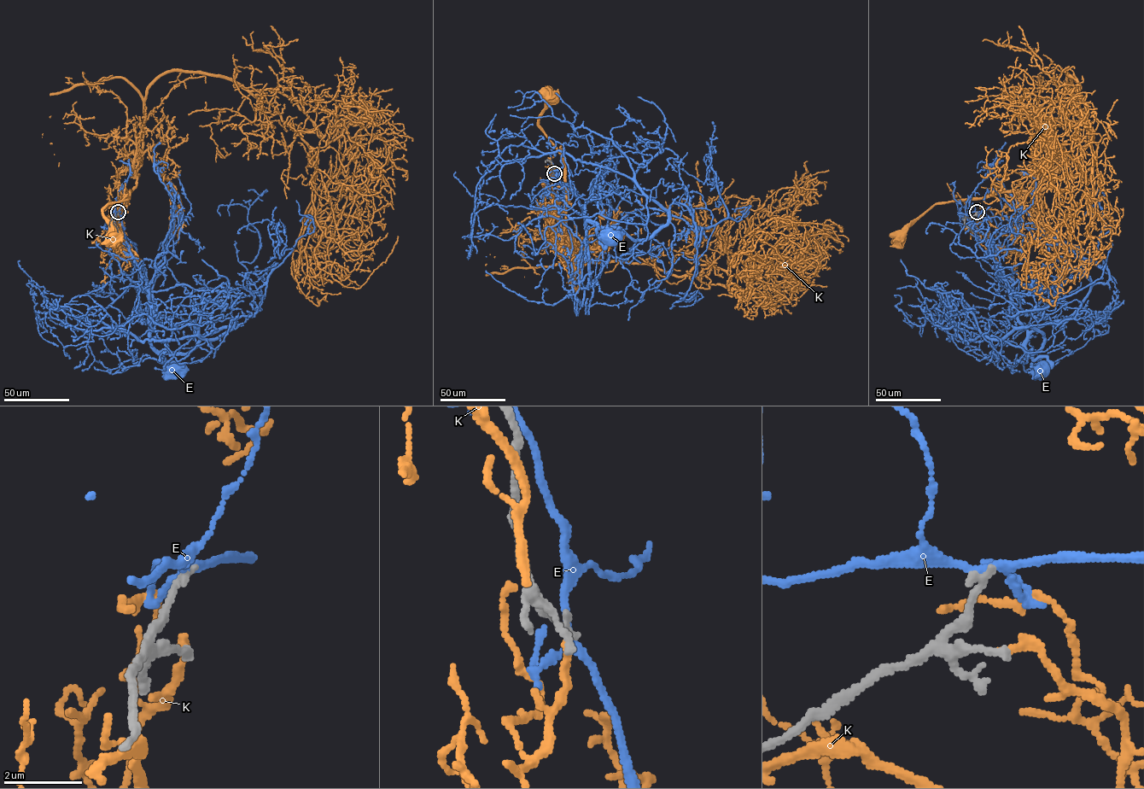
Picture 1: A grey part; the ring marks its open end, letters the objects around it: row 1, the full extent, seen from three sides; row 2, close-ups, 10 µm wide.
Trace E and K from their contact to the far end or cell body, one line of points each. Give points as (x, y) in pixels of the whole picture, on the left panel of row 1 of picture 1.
E: (119, 212), (114, 223), (118, 236), (128, 246), (146, 282), (150, 344), (160, 359), (176, 367)
K: (118, 214), (116, 220), (117, 209), (125, 204), (130, 191), (127, 199), (110, 202), (102, 209), (113, 237)

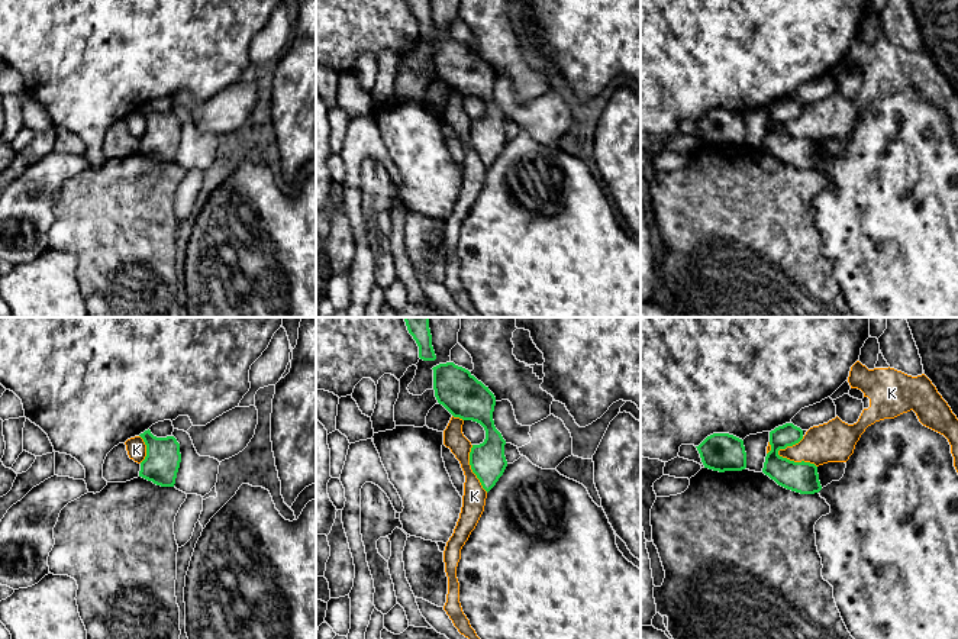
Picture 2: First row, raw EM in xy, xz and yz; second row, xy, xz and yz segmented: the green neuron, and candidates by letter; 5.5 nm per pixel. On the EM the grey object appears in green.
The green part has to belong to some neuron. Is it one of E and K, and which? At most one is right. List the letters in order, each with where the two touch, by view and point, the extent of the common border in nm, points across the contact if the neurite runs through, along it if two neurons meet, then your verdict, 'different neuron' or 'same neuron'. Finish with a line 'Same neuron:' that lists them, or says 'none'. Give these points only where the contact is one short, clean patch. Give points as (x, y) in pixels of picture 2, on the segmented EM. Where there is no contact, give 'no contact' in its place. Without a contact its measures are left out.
E: no contact | different neuron
K: yz (796, 462) | 240 nm | along yz (777, 451), (783, 457), (794, 461), (809, 461), (816, 467) | different neuron
Same neuron: none

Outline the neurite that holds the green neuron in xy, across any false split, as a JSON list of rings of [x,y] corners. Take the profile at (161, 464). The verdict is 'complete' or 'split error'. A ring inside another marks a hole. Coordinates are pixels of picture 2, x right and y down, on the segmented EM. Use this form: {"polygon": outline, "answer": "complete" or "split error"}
{"polygon": [[[151,430],[139,435],[146,445],[139,477],[161,487],[174,487],[181,462],[180,443],[174,436],[157,438]]], "answer": "complete"}

